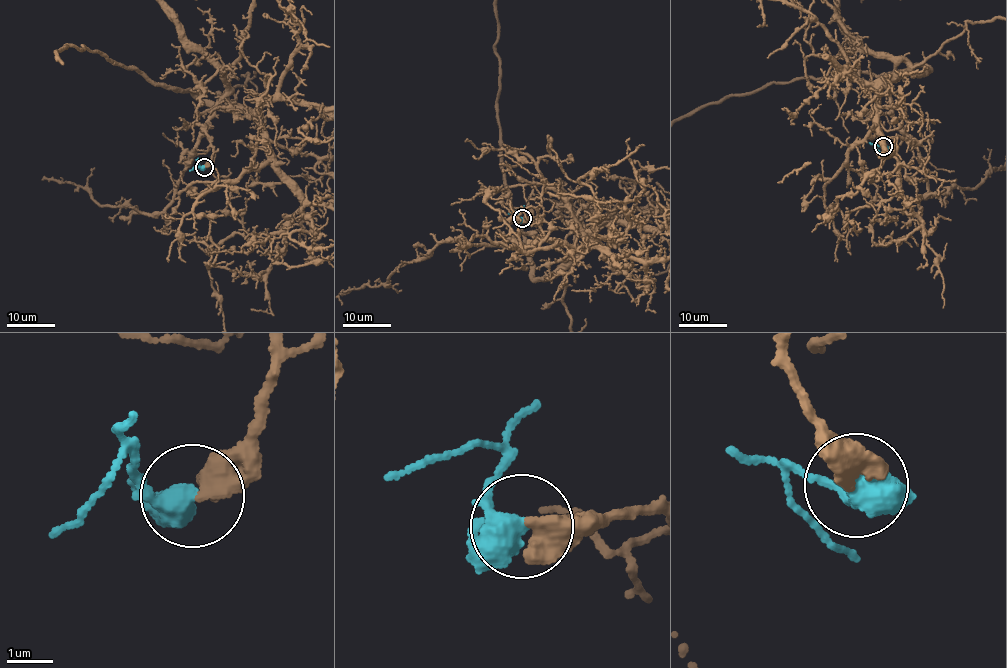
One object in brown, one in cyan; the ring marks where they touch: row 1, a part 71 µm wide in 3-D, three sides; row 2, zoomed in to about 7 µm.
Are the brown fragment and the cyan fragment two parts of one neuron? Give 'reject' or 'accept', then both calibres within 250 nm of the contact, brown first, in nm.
accept; calibres 600 and 460 nm

